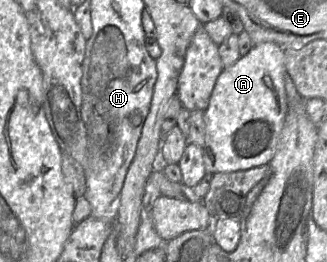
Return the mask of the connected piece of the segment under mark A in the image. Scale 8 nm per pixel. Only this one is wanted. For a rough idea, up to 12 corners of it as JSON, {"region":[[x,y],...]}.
{"region":[[253,45],[204,110],[206,174],[270,162],[284,49]]}

